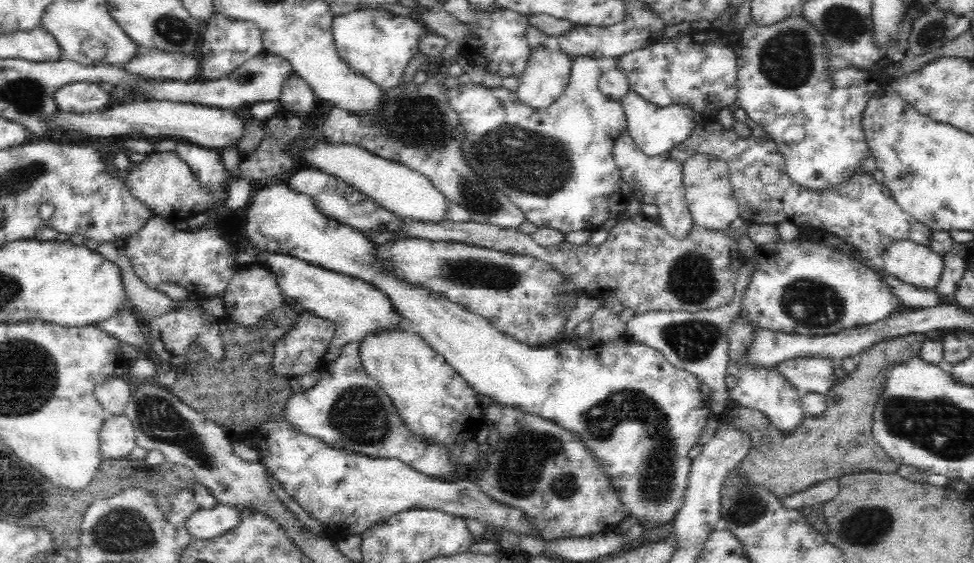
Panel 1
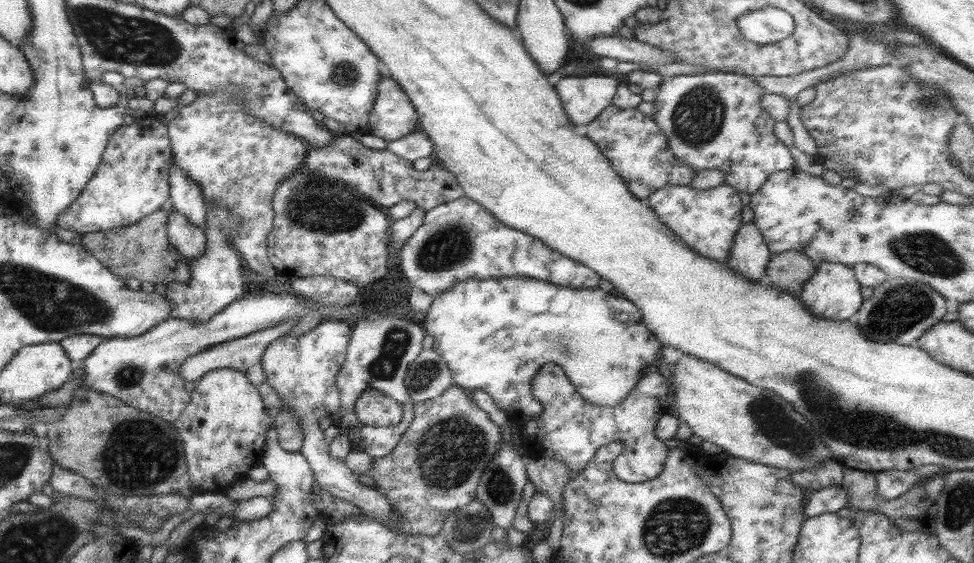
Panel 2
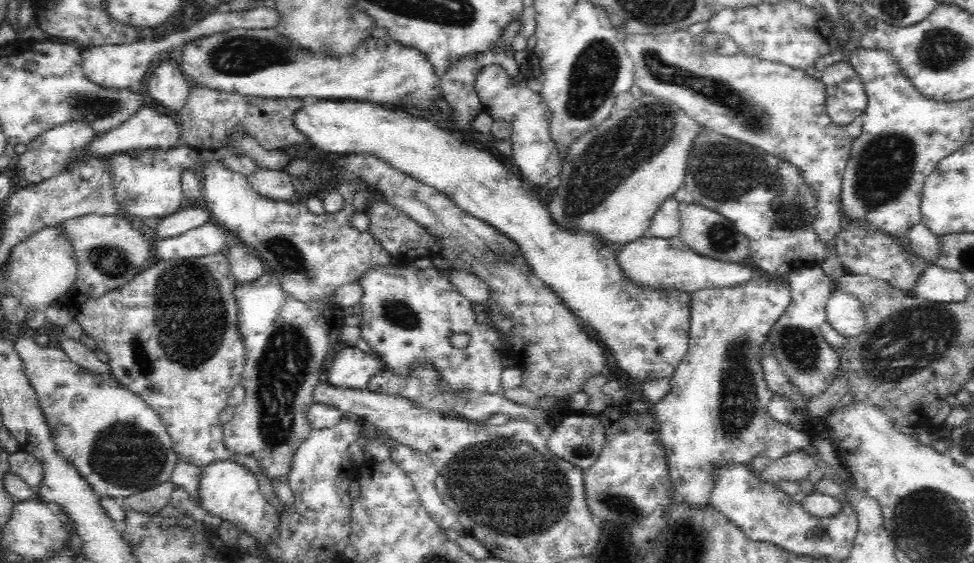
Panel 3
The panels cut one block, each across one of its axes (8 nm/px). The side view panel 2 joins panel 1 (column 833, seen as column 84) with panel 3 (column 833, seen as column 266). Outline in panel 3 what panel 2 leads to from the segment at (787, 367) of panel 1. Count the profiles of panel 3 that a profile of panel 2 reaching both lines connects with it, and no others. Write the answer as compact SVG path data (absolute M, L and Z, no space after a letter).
M834 289L825 315L828 324L842 337L856 337L865 329L863 305L853 295Z

